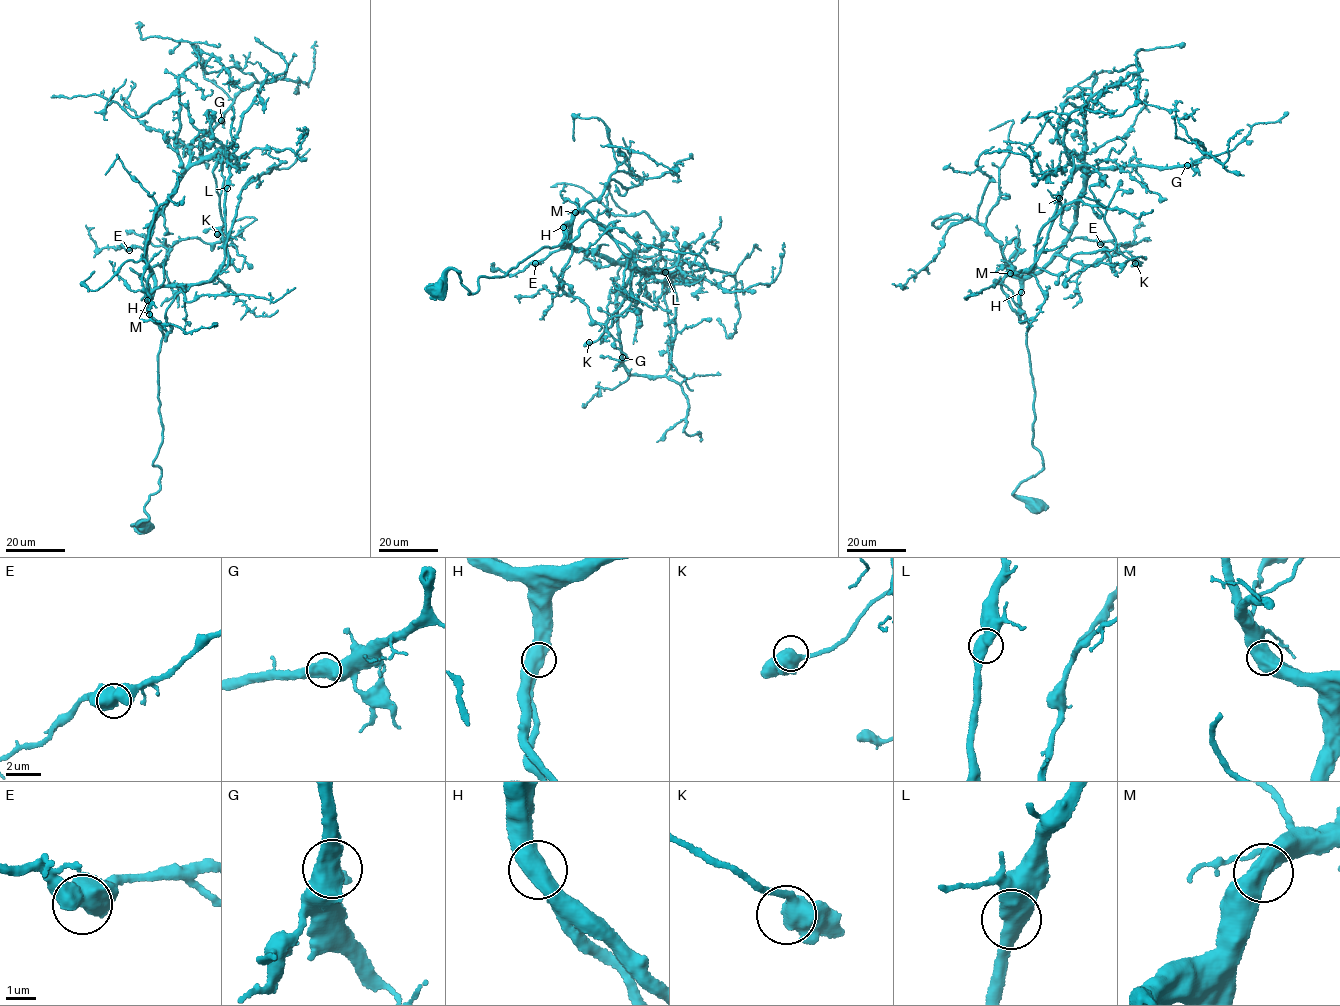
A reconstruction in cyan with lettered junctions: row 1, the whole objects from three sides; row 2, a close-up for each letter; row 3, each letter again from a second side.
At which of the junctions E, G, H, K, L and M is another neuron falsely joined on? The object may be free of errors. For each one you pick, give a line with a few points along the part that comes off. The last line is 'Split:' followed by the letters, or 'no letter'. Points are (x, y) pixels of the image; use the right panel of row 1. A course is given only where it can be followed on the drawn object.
Split: no letter

